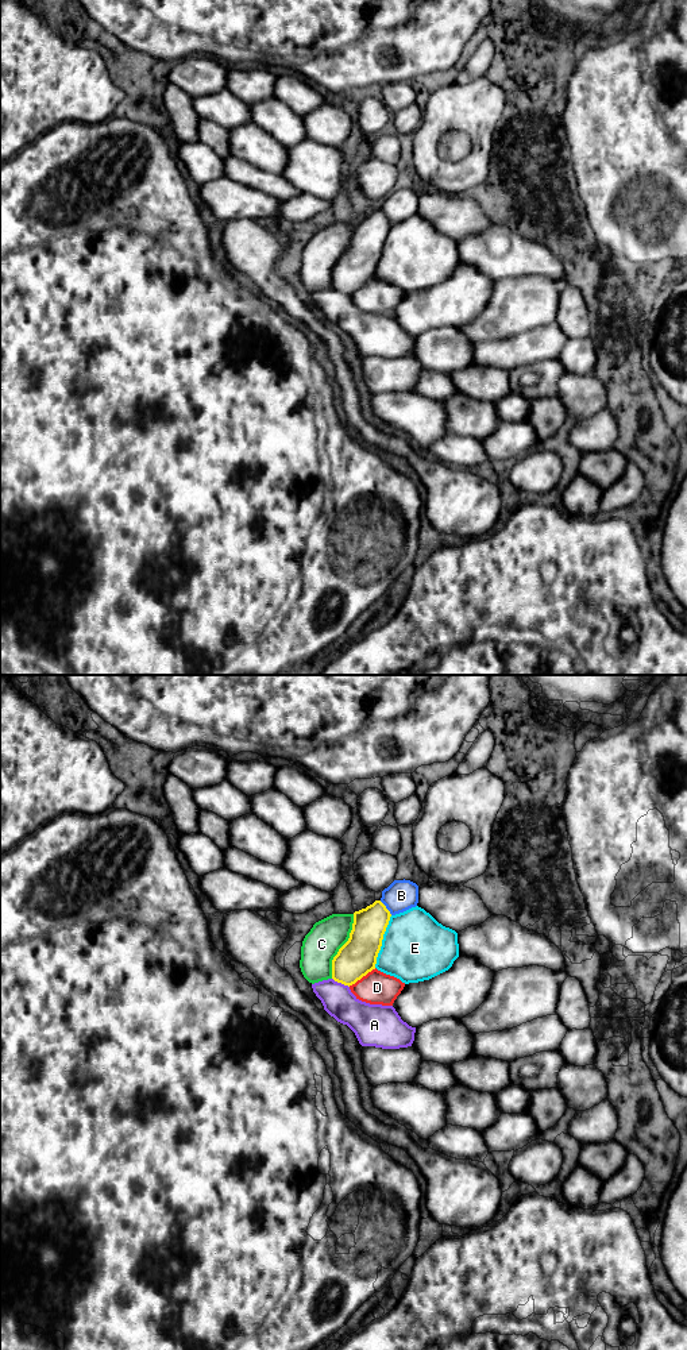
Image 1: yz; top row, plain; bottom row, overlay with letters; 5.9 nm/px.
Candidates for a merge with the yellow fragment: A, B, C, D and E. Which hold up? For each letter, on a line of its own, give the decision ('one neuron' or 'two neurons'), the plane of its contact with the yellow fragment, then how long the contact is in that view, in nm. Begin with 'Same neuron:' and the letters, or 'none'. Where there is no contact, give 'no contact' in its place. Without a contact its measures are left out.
Same neuron: none
A: two neurons; contact in yz; length 120 nm
B: two neurons; contact in yz; length 120 nm
C: two neurons; contact in yz; length 400 nm
D: two neurons; contact in yz; length 200 nm
E: two neurons; contact in yz; length 320 nm

